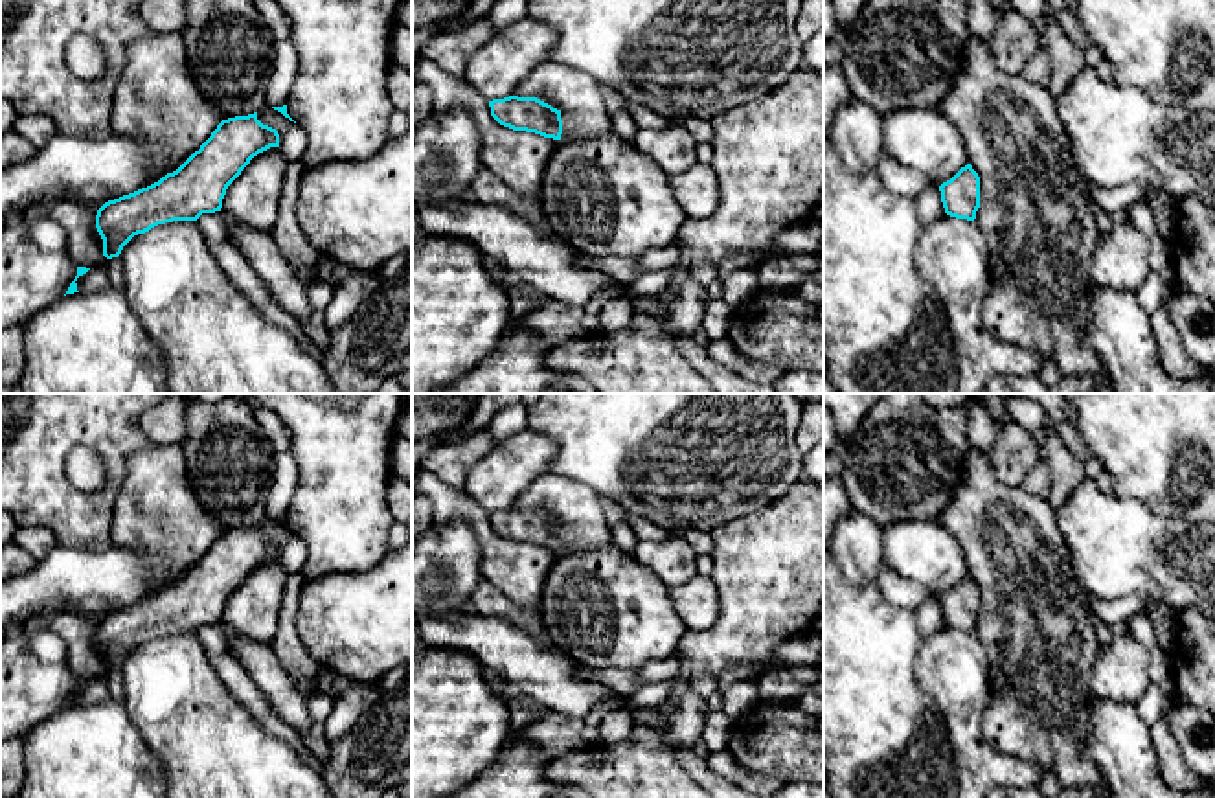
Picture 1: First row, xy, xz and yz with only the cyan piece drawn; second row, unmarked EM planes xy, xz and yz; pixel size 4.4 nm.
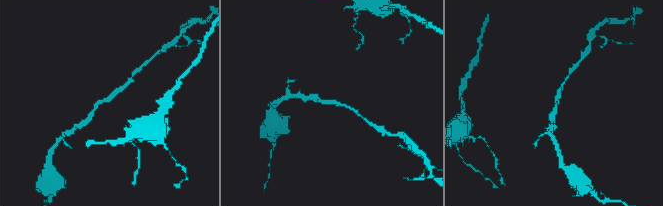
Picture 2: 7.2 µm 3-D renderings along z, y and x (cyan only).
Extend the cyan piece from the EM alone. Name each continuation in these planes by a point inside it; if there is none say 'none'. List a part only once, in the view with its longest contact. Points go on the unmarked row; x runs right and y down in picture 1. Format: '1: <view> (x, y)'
none

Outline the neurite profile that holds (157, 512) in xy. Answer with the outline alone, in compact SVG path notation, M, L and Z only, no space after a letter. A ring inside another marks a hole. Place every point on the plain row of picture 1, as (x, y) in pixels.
M153 443L129 454L125 476L114 504L112 544L143 550L158 559L158 574L167 570L176 581L211 548L222 528L195 496L180 445Z

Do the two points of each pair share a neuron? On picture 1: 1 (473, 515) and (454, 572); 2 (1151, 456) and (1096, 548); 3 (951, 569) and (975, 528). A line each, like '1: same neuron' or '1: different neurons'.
1: different neurons
2: different neurons
3: different neurons

